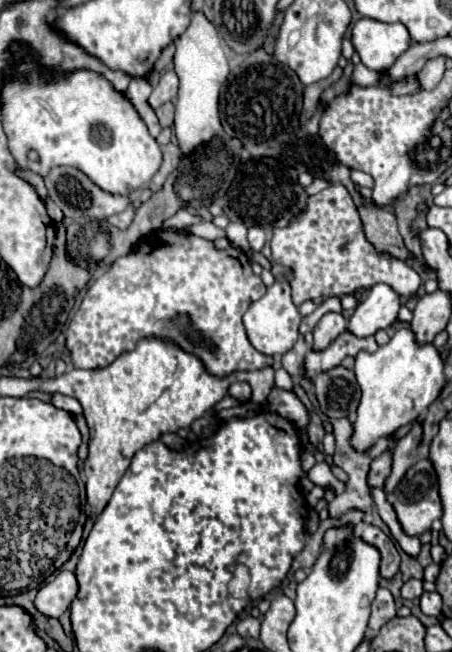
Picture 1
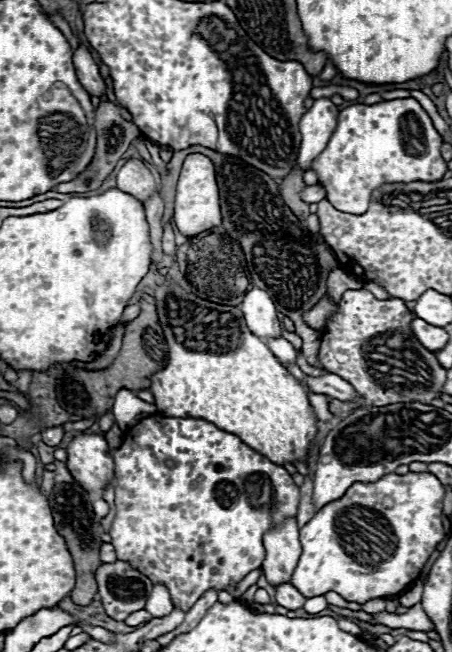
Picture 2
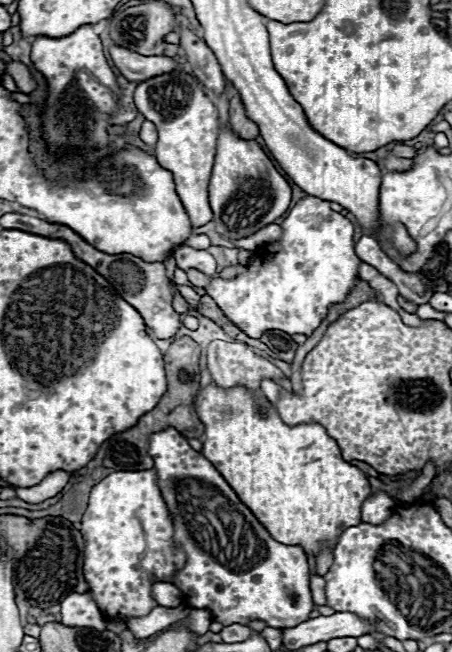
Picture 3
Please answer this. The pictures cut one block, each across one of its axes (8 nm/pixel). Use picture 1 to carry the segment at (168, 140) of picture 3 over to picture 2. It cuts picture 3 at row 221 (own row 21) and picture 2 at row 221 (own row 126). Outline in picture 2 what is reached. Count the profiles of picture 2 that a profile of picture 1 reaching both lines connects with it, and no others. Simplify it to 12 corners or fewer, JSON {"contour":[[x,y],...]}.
{"contour":[[188,154],[174,224],[196,236],[222,224],[214,164]]}

